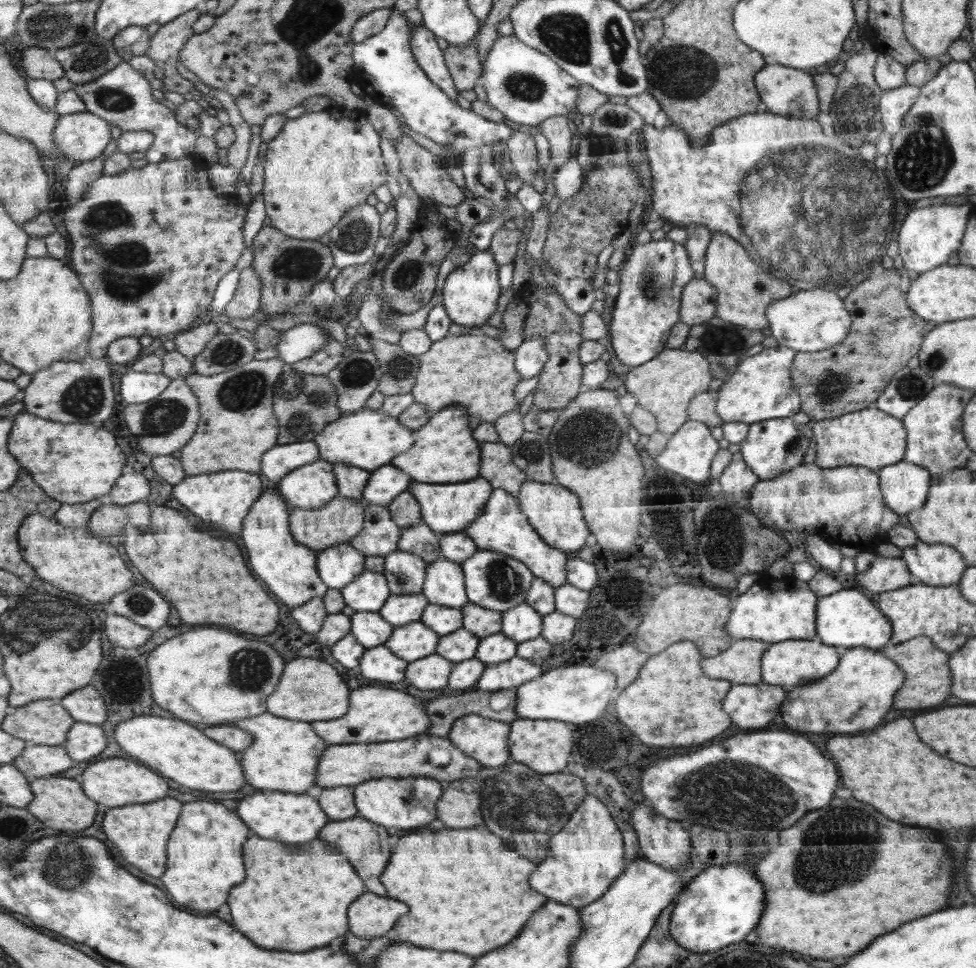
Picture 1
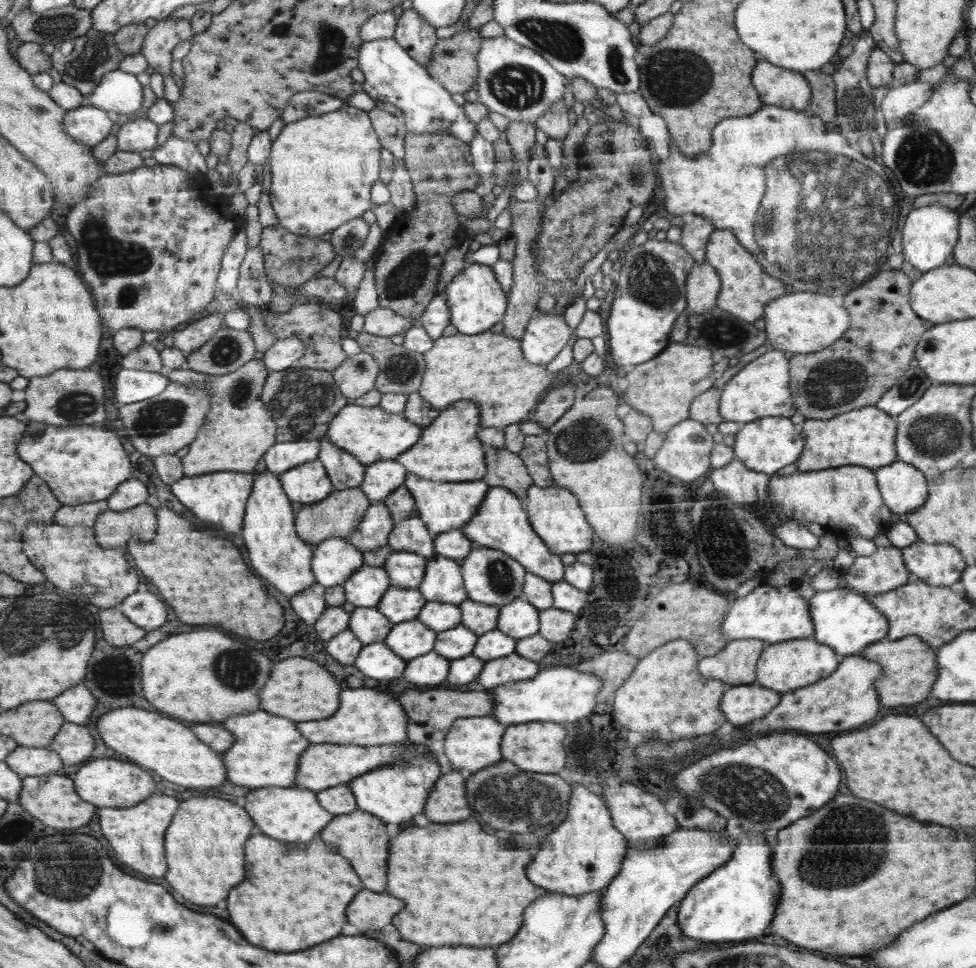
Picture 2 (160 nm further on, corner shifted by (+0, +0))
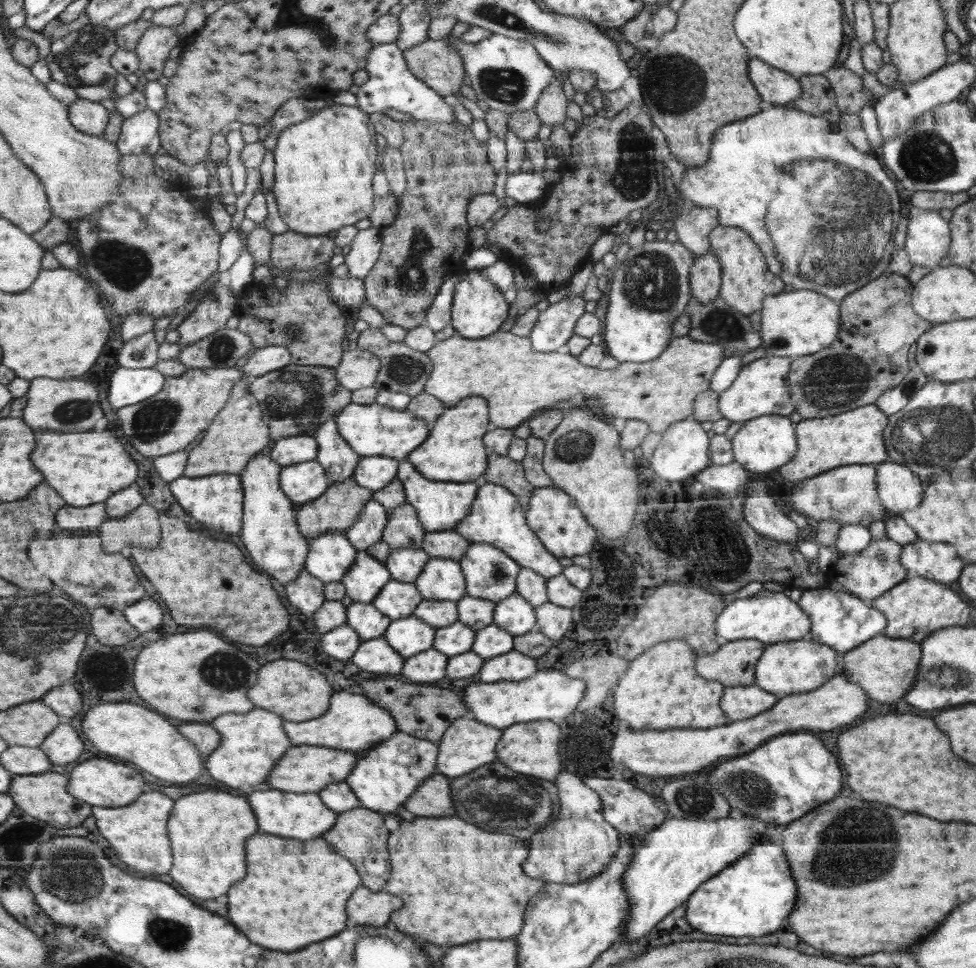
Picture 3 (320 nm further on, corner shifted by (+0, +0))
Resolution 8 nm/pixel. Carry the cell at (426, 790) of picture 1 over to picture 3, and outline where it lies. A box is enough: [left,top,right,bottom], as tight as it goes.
[345,730,440,812]

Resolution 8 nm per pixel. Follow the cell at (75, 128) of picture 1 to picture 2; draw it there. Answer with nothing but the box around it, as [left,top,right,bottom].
[64,103,112,148]

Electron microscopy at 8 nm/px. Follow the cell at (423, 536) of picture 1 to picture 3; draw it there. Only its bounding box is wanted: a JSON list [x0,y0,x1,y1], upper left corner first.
[381,502,426,549]

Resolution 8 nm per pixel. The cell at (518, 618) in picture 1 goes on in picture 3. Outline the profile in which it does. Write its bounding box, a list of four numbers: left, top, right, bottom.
[493,592,536,635]

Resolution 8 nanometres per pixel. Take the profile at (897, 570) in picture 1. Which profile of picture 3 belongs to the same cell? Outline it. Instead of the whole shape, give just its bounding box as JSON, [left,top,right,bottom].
[832,537,906,601]

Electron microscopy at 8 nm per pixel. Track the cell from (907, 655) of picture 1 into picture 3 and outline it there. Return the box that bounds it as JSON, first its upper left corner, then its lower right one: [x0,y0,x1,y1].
[842,634,922,705]

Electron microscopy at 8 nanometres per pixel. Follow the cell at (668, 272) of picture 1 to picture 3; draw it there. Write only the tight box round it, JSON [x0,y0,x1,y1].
[603,239,694,363]

